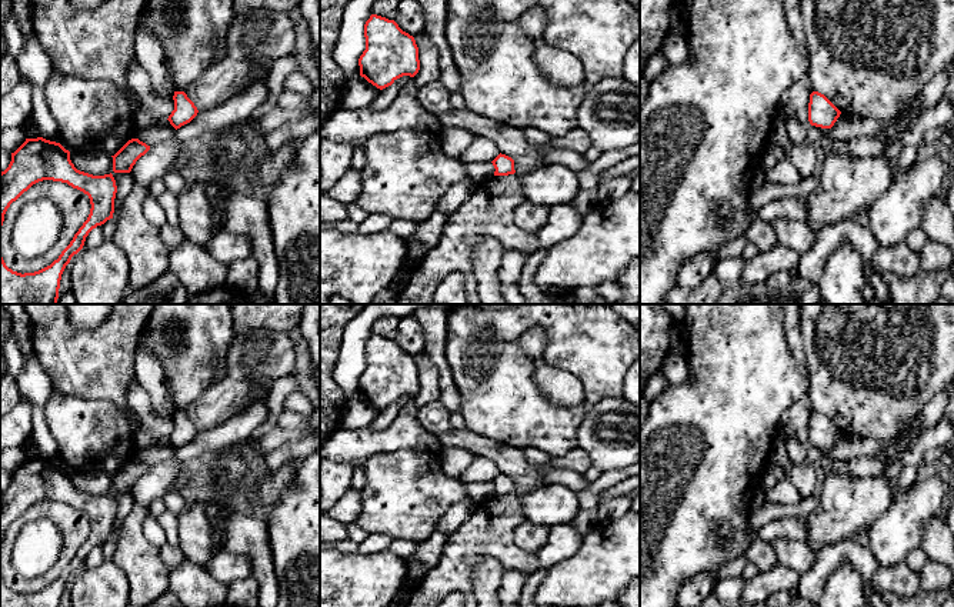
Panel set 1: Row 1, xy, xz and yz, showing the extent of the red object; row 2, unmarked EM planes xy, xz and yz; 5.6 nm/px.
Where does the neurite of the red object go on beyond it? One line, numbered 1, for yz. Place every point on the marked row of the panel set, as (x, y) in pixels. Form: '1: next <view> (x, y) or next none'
1: next none

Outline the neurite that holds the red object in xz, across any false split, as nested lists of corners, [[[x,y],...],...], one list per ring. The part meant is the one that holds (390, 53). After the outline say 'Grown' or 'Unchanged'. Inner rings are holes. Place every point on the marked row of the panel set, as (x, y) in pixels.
[[[371,14],[364,24],[366,50],[358,59],[360,76],[383,90],[420,70],[418,47],[394,20]]]. Unchanged

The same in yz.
[[[813,91],[808,103],[808,121],[811,126],[831,129],[841,111],[821,93]]]. Unchanged

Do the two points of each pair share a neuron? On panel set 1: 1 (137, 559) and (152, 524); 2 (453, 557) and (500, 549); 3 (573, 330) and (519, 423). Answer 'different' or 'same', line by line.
1: different
2: same
3: same

